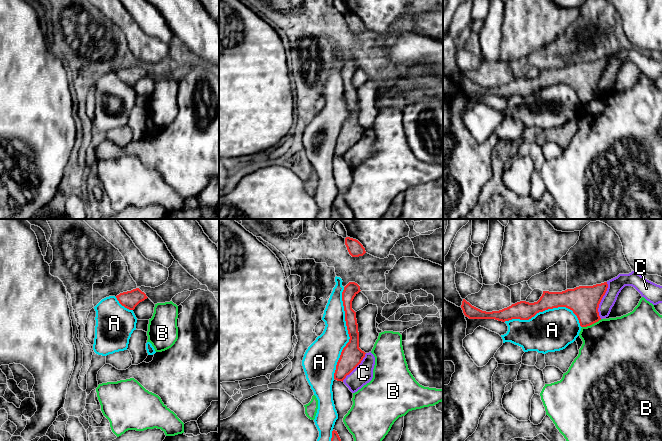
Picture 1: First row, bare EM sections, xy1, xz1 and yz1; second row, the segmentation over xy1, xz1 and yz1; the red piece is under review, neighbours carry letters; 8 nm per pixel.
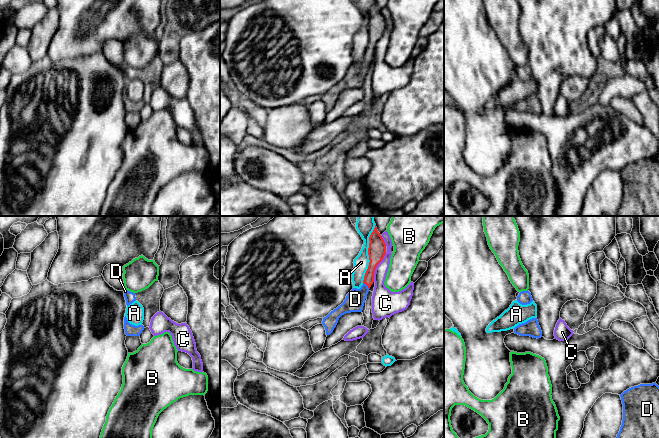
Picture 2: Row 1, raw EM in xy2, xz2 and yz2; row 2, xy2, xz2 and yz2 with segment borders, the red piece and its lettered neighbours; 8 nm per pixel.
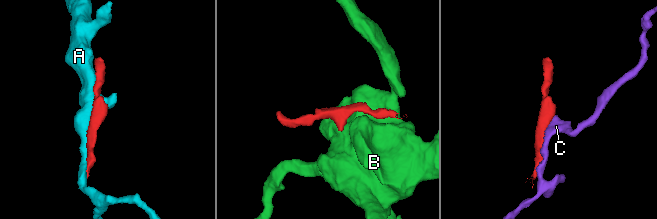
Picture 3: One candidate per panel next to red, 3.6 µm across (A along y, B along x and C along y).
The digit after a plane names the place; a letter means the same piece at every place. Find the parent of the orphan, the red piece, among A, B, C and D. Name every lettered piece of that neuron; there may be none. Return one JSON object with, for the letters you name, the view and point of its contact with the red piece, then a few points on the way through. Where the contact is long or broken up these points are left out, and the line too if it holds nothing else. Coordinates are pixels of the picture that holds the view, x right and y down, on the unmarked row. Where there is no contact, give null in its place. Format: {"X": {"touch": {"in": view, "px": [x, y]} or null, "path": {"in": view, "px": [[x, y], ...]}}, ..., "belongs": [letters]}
{"D": {"touch": {"in": "xz2", "px": [366, 60]}, "path": {"in": "xz2", "px": [[376, 31], [366, 60], [364, 66], [355, 75]]}}, "belongs": ["D"]}

